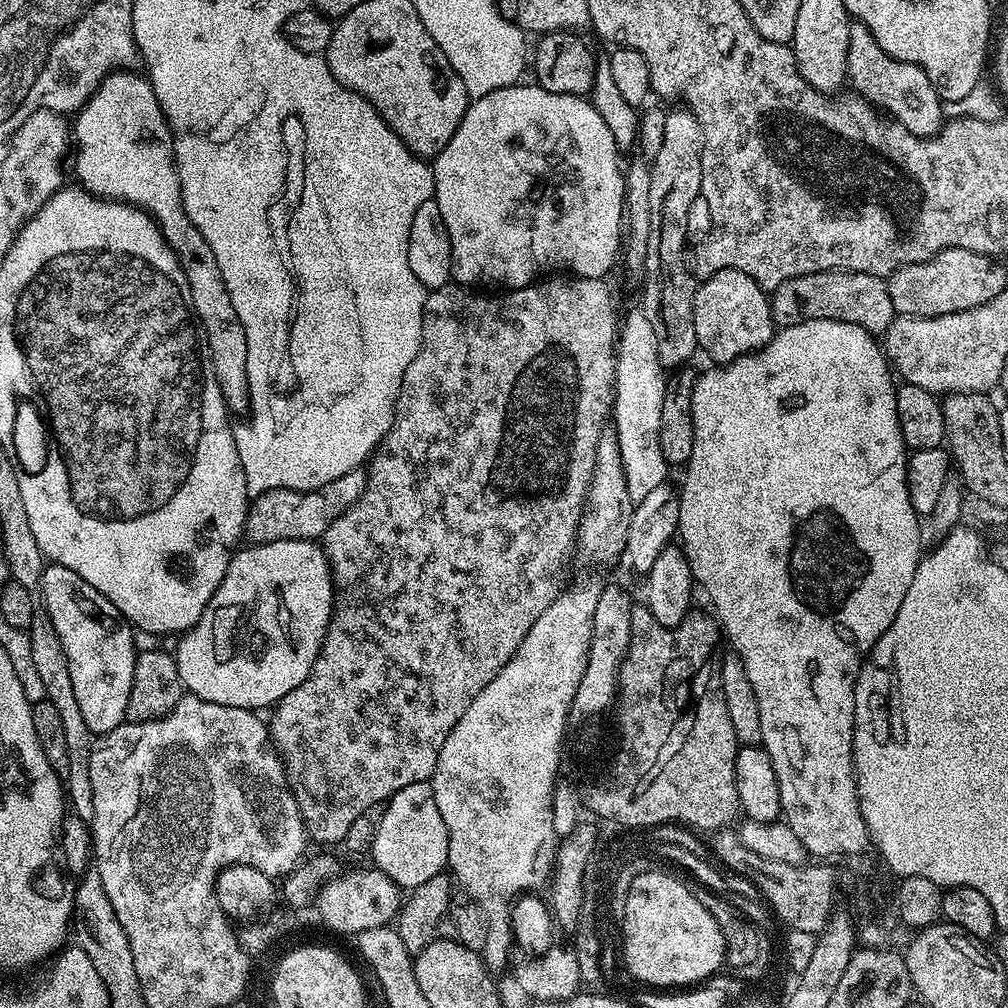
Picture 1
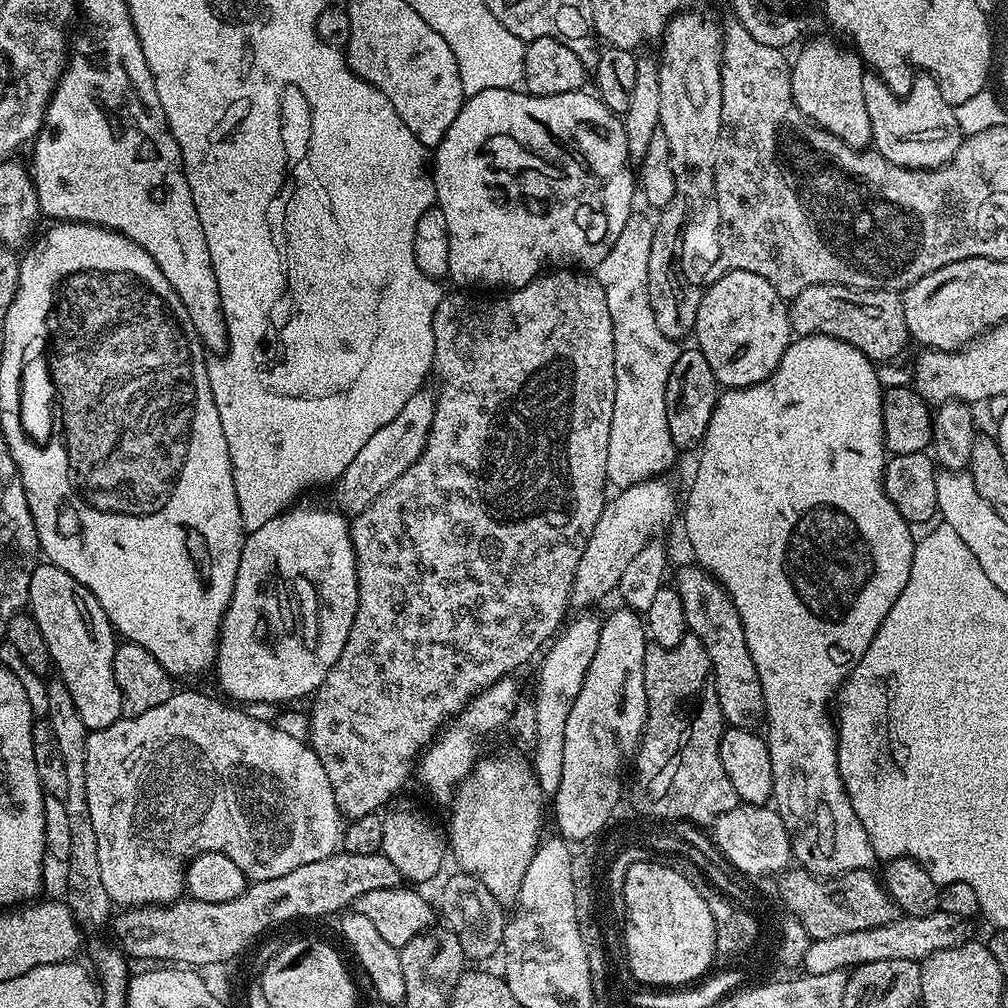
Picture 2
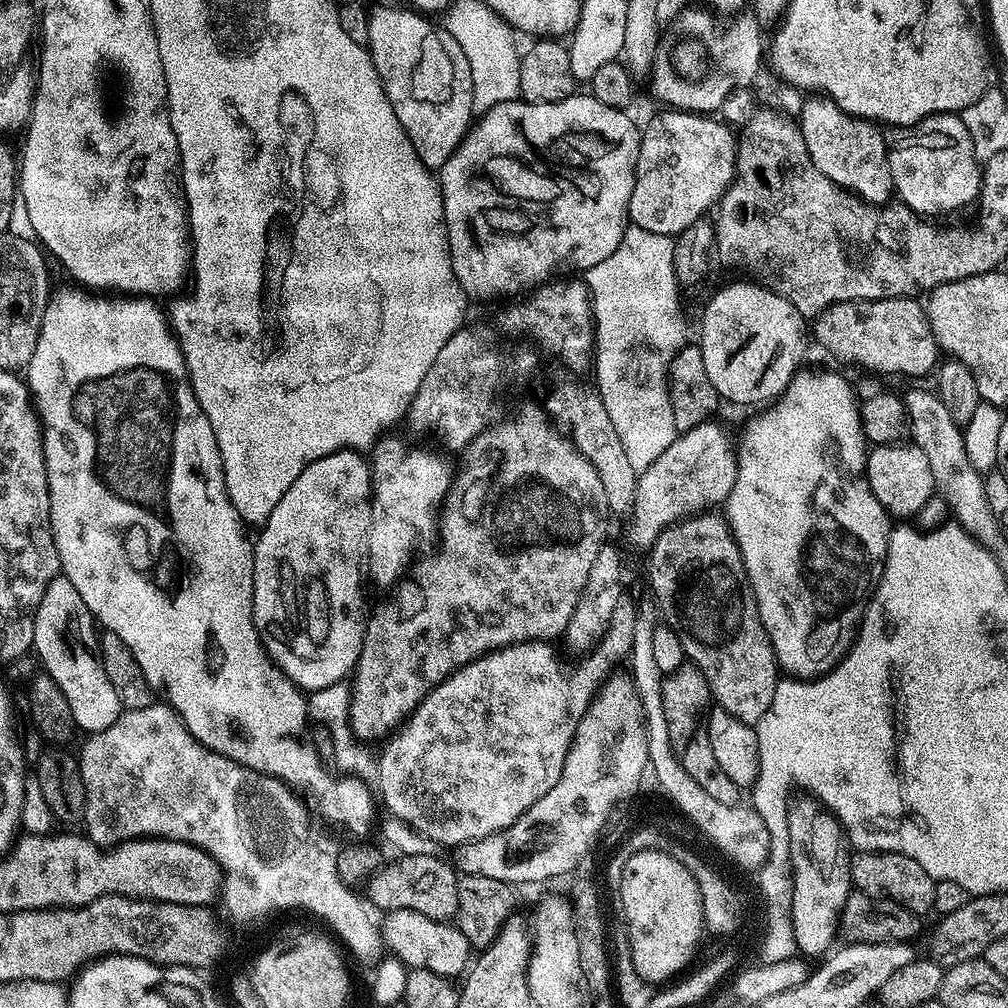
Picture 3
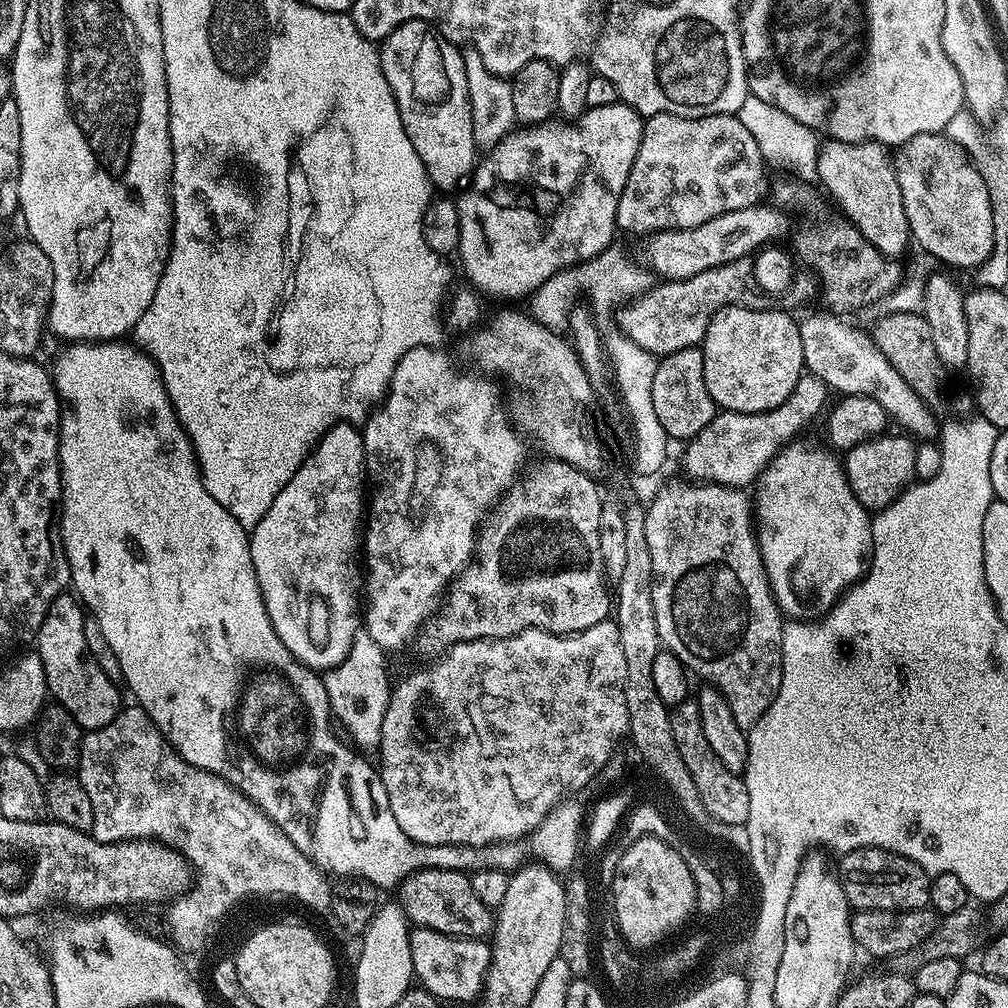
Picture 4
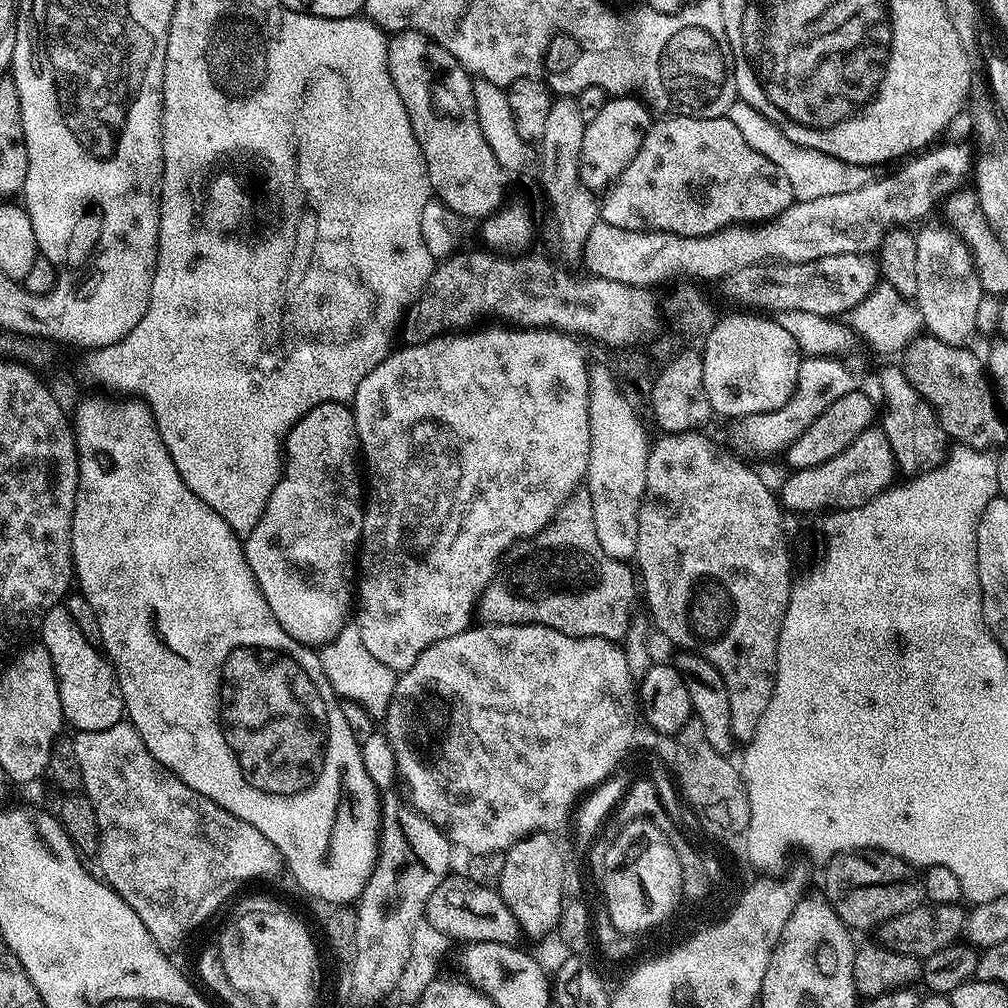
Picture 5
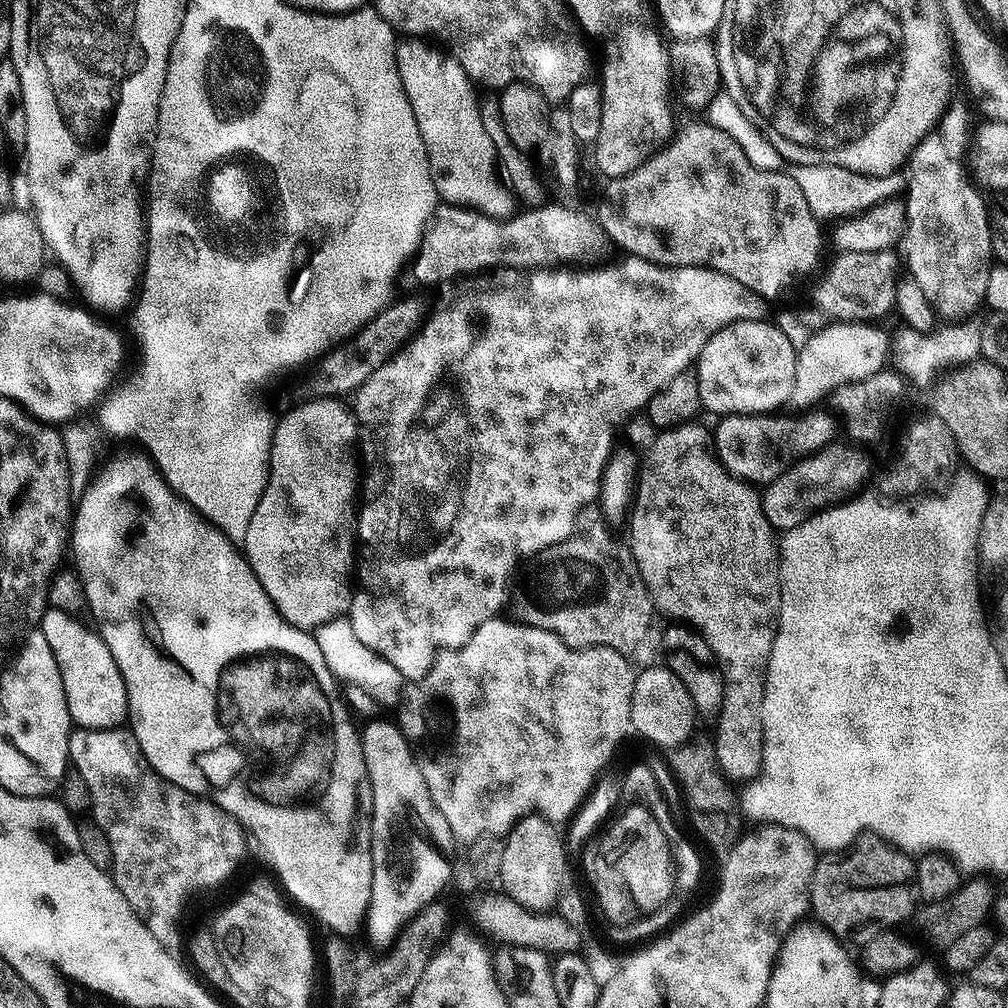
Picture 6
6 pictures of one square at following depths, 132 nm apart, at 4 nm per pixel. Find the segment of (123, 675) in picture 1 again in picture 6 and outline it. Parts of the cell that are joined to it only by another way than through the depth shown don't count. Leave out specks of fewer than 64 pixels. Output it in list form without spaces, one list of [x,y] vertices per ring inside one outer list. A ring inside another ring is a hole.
[[[48,607],[38,628],[46,636],[54,659],[61,670],[65,686],[66,706],[76,728],[106,730],[119,728],[128,718],[128,695],[118,662],[110,654],[110,646],[101,638],[95,627],[83,624],[83,619],[66,614],[62,610]]]

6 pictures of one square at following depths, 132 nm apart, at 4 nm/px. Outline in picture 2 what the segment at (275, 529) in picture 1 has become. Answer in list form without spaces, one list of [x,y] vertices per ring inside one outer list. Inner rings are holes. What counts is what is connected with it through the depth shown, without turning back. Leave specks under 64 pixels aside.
[[[431,391],[416,392],[408,399],[406,406],[402,406],[402,410],[398,410],[398,414],[390,418],[390,422],[386,422],[386,426],[382,426],[382,430],[378,430],[378,434],[374,434],[374,438],[366,442],[366,446],[362,446],[362,450],[358,450],[354,462],[346,466],[346,470],[334,484],[335,507],[339,511],[355,514],[366,510],[366,506],[370,506],[370,502],[374,502],[374,498],[378,498],[378,494],[382,494],[382,490],[386,490],[386,486],[394,482],[394,478],[402,475],[419,458],[432,429],[435,409],[436,398]]]

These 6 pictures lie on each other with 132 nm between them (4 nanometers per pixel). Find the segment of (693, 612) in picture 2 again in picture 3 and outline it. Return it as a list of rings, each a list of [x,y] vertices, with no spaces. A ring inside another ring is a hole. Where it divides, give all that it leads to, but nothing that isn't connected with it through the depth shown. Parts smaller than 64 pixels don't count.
[[[697,514],[672,524],[652,543],[647,553],[648,580],[652,583],[652,592],[656,595],[654,603],[663,623],[678,634],[685,657],[702,670],[712,691],[712,700],[734,714],[734,718],[754,726],[762,714],[770,710],[770,701],[774,698],[778,679],[776,655],[760,621],[736,540],[719,515],[708,515]]]

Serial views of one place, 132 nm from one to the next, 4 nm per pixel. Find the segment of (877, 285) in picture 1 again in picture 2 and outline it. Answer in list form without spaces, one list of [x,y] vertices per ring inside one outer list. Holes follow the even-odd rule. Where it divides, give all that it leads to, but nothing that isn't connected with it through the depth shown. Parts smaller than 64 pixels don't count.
[[[815,284],[806,286],[788,304],[788,317],[793,333],[797,337],[802,336],[833,336],[839,340],[845,340],[855,348],[867,351],[869,360],[881,362],[896,356],[904,348],[904,343],[909,343],[908,327],[906,326],[906,314],[904,313],[903,299],[895,291],[881,290],[878,288],[847,288],[841,284]]]

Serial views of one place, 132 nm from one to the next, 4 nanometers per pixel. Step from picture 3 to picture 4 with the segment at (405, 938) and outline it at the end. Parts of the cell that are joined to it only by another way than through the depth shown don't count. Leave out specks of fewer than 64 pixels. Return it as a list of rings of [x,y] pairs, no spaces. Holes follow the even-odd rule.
[[[413,927],[410,932],[410,958],[419,987],[426,989],[437,1001],[475,1001],[484,990],[484,975],[492,961],[492,950],[480,938],[447,936],[429,928]]]

